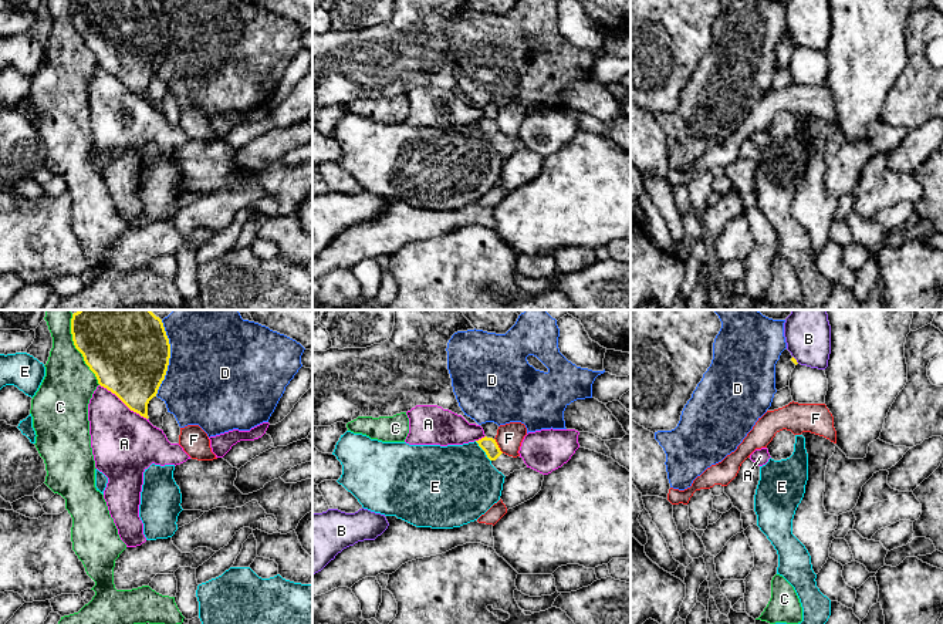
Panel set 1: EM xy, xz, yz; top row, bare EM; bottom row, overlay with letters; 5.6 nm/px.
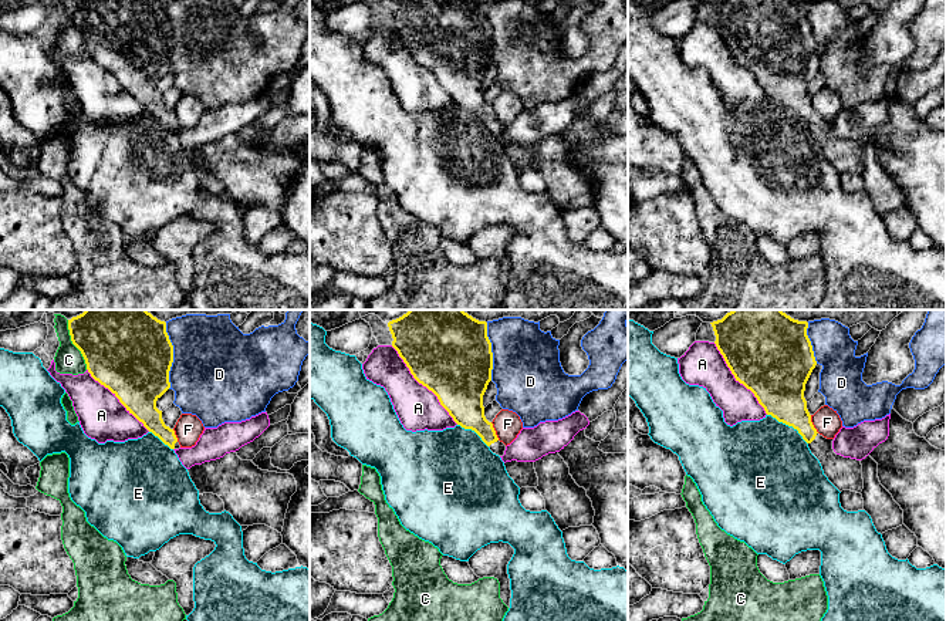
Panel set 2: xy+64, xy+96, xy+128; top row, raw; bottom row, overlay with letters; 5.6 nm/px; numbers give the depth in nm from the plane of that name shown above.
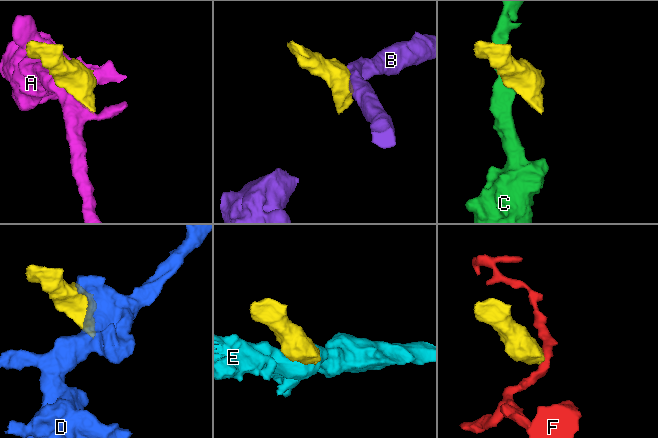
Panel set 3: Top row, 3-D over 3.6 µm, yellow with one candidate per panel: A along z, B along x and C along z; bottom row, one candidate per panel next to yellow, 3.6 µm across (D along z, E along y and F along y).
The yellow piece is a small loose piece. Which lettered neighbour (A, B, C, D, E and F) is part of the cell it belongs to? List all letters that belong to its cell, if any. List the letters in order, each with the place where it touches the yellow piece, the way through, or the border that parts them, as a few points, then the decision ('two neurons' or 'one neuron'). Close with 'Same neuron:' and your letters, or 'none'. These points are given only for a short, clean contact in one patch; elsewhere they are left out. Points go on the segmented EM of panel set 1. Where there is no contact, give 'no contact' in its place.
A: xy (124, 402) | two neurons
B: yz (796, 360) | two neurons
C: xy (77, 348) | two neurons
D: xy (169, 357) | two neurons
E: xz (483, 449) | along xz (475, 441), (490, 461) | two neurons
F: xz (497, 445) | along xz (494, 438), (503, 452) | two neurons
Same neuron: none

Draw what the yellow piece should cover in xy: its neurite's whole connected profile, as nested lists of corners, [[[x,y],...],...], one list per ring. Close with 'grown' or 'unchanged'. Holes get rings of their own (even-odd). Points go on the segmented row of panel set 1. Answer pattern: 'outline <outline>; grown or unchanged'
outline [[[78,310],[71,318],[71,334],[98,384],[148,419],[148,404],[156,397],[170,358],[162,320],[151,310]]]; unchanged

